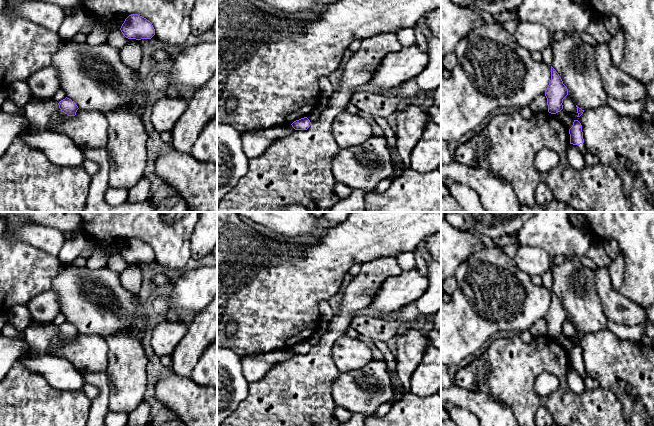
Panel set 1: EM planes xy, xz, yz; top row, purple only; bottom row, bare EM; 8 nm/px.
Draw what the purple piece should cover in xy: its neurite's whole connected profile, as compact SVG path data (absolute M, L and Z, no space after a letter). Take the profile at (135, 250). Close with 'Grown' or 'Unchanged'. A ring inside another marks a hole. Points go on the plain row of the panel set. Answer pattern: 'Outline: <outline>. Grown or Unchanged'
Outline: M138 238L129 239L120 254L128 263L151 263L155 259L152 247Z. Unchanged

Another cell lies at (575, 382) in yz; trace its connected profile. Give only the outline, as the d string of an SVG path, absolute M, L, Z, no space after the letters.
M570 368L567 373L567 381L569 388L575 393L583 393L586 388L583 379L579 376L578 372Z

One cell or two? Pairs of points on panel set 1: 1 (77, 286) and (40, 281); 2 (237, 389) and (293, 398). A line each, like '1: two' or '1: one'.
1: two
2: two

